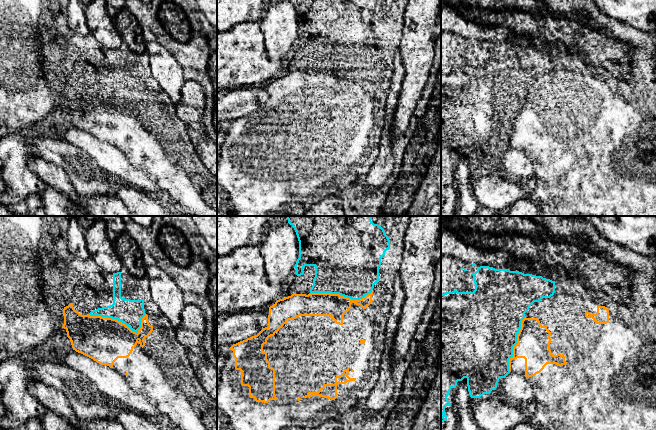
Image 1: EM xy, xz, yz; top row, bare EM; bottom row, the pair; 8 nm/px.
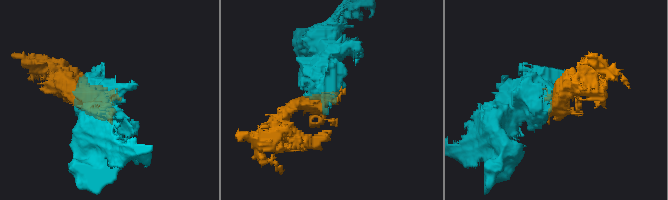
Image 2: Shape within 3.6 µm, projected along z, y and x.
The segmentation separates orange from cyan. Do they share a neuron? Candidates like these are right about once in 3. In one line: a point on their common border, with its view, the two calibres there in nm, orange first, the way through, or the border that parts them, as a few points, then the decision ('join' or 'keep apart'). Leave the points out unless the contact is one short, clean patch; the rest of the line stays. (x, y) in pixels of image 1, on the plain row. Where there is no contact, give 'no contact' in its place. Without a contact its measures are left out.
contact xy (121, 98); calibres 360 and 200 nm; keep apart

